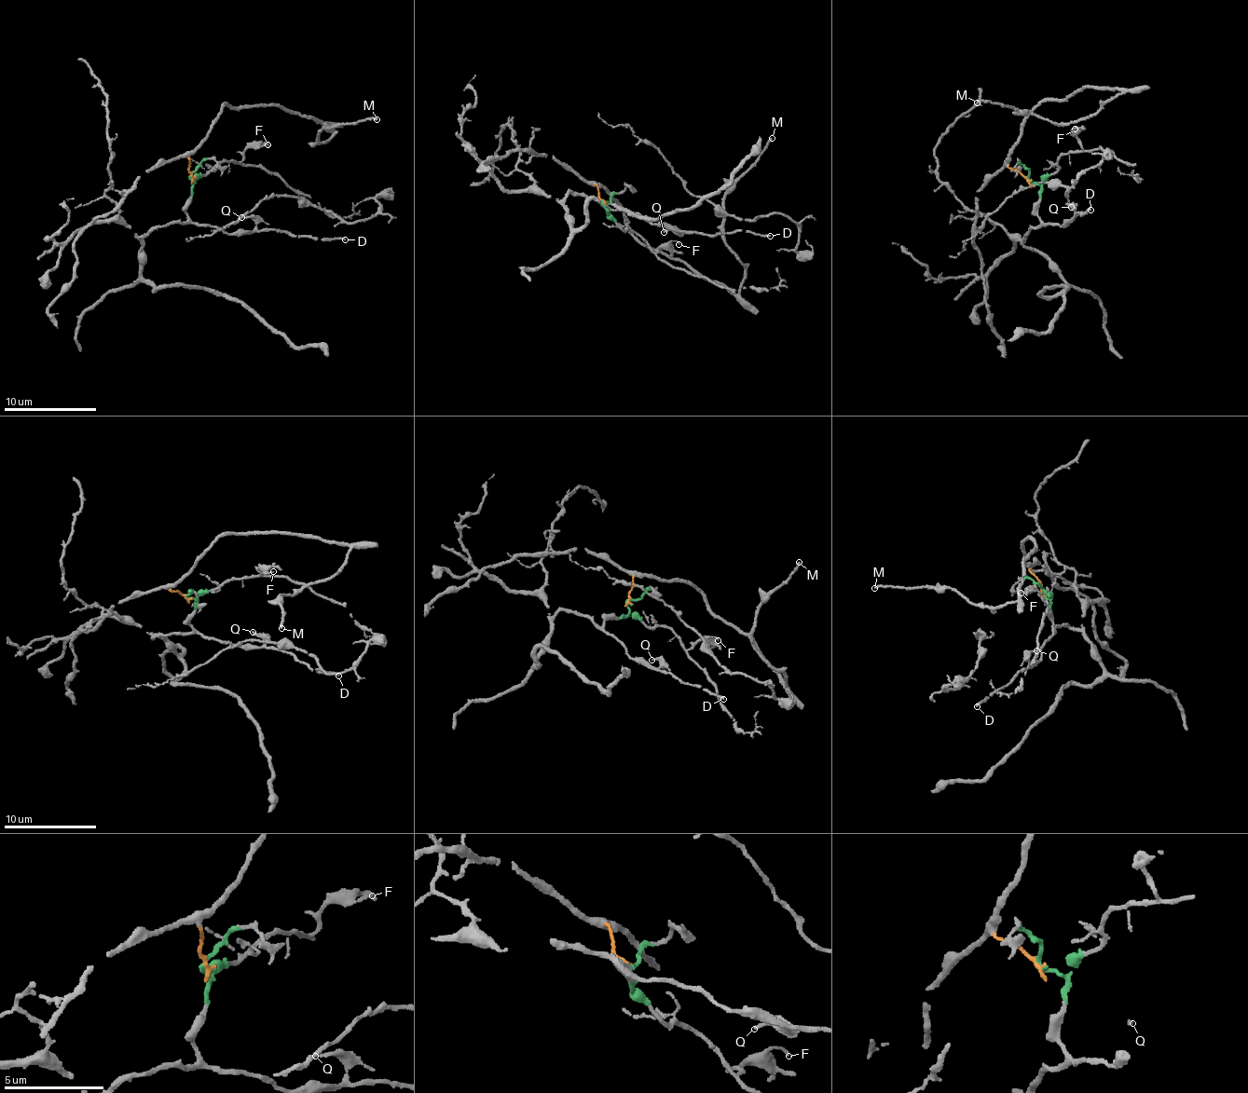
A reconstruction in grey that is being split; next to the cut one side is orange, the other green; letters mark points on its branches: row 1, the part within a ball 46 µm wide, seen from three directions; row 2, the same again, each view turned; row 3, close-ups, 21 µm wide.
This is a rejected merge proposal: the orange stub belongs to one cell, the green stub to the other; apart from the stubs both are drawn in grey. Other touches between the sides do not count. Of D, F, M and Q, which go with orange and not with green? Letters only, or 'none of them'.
M

